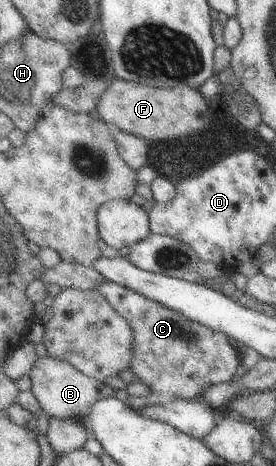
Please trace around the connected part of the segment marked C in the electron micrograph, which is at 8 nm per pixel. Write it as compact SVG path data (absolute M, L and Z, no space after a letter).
M106 280L97 290L128 322L130 329L134 333L131 341L132 359L128 369L135 374L140 382L149 387L149 395L141 397L129 396L126 402L132 409L142 411L145 407L164 405L175 399L187 399L190 401L200 399L203 390L209 385L230 381L235 377L237 368L253 358L245 348L233 343L225 333L203 326L197 321L187 318L182 312L170 309L164 304L133 292L130 288Z

